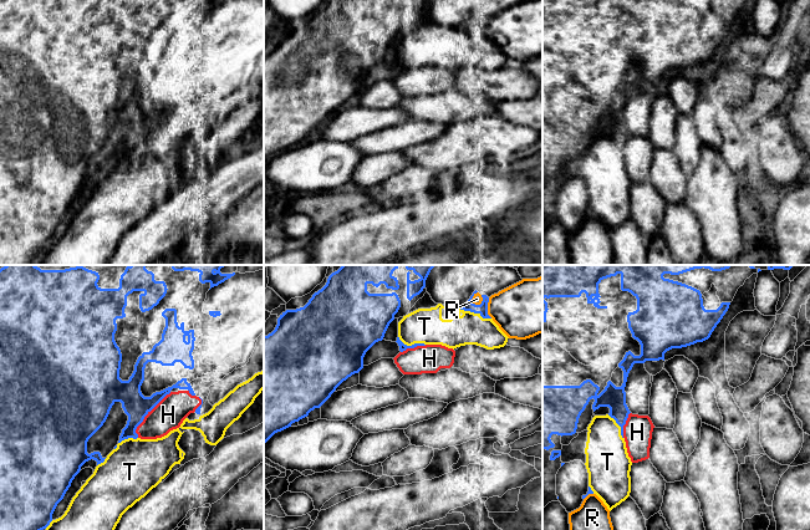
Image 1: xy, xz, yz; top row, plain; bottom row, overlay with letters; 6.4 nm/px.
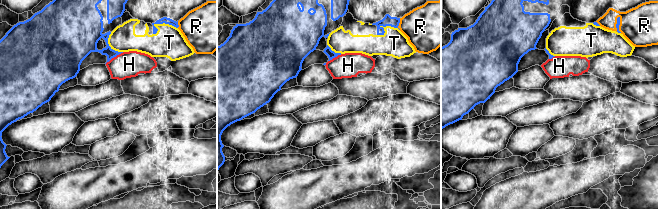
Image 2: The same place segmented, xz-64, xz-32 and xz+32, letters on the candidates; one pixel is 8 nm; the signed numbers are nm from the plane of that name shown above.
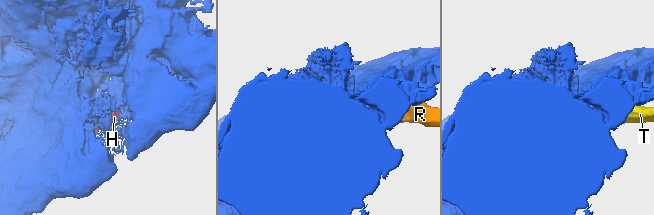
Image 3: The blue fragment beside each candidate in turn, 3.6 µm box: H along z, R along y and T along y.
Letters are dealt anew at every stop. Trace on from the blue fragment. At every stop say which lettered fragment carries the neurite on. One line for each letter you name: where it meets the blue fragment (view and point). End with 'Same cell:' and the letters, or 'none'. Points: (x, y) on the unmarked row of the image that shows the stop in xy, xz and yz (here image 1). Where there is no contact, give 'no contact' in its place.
Same cell: none

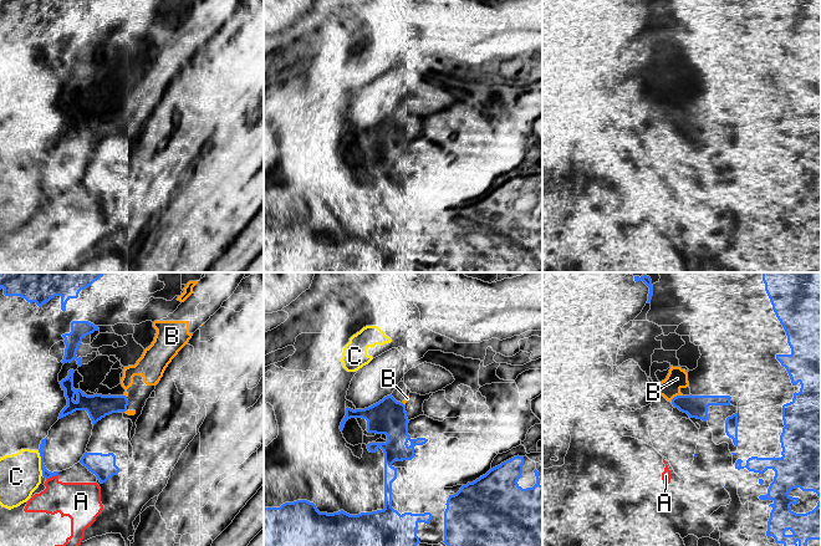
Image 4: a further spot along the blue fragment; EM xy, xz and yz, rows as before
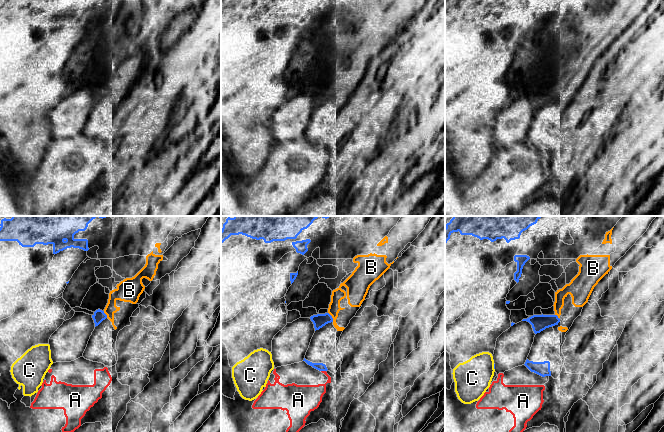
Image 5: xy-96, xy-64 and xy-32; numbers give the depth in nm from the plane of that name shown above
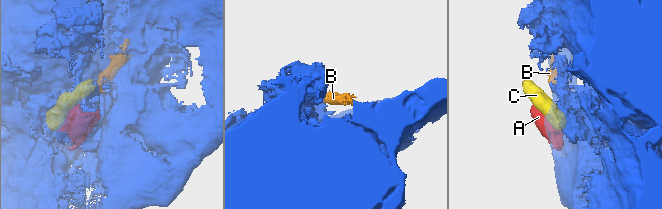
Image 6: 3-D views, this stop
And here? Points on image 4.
Same cell: none

